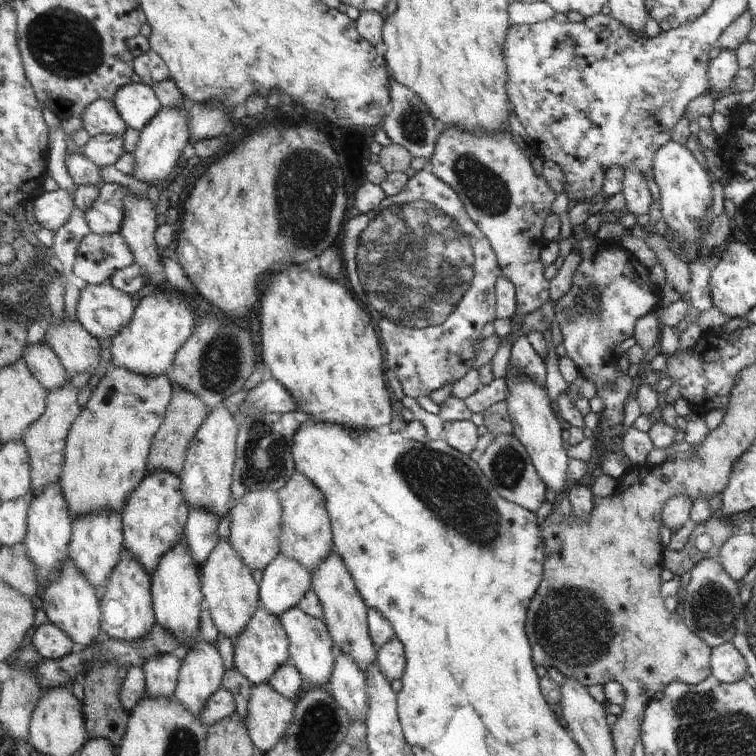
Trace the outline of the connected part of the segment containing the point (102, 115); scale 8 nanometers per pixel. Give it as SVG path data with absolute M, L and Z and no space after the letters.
M107 99L93 102L93 104L83 112L83 118L81 120L84 127L83 129L87 131L90 137L101 134L122 136L130 129L125 123L125 120L121 118L121 114L117 111L116 105Z

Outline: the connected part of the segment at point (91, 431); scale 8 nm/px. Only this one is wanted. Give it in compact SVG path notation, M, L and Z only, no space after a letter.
M110 366L97 383L86 406L82 408L81 416L71 428L66 443L64 472L59 480L63 486L63 494L73 510L73 517L101 510L123 514L129 498L135 494L137 486L140 486L147 474L153 440L157 432L160 432L172 404L174 386L168 375L153 378L135 374L127 368Z

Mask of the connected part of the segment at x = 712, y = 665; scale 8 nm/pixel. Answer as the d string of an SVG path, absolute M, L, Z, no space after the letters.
M725 642L709 650L709 674L717 682L729 684L741 681L746 674L745 662L733 644Z

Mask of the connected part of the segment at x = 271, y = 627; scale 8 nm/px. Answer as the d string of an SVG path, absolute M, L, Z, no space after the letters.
M262 606L255 612L247 630L237 637L233 644L234 667L251 682L252 686L269 684L269 680L281 666L291 663L290 641L284 625L280 618L275 614L269 614Z

